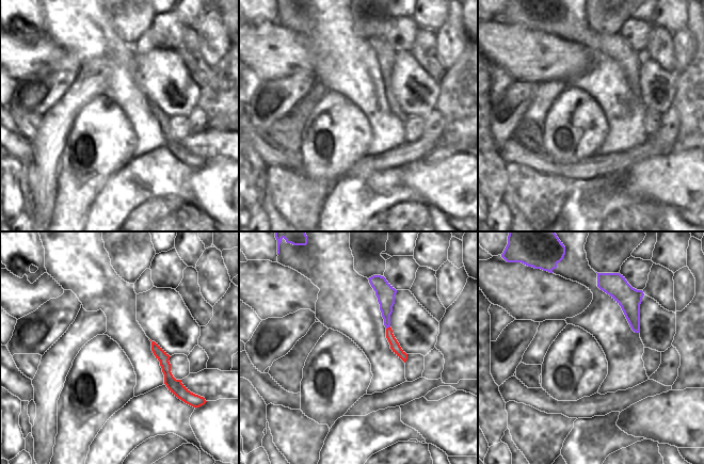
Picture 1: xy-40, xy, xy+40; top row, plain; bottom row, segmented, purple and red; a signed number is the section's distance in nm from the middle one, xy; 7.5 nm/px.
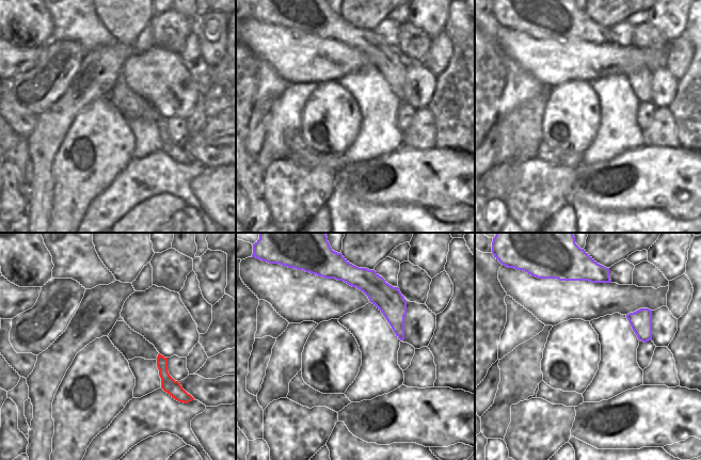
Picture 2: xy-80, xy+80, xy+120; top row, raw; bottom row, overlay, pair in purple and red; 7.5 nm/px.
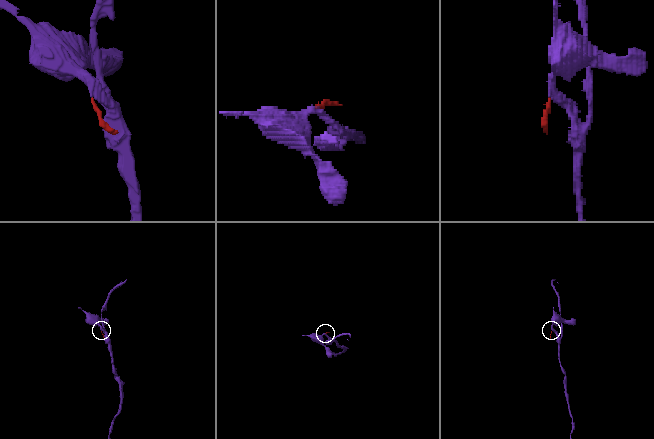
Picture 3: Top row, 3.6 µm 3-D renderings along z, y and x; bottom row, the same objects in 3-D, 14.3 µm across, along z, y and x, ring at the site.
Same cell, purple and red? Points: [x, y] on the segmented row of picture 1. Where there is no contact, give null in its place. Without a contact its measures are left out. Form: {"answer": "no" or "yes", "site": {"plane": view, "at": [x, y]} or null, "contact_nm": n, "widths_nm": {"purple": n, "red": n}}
{"answer": "no", "site": {"plane": "xy", "at": [387, 326]}, "contact_nm": 40, "widths_nm": {"purple": 140, "red": 70}}

